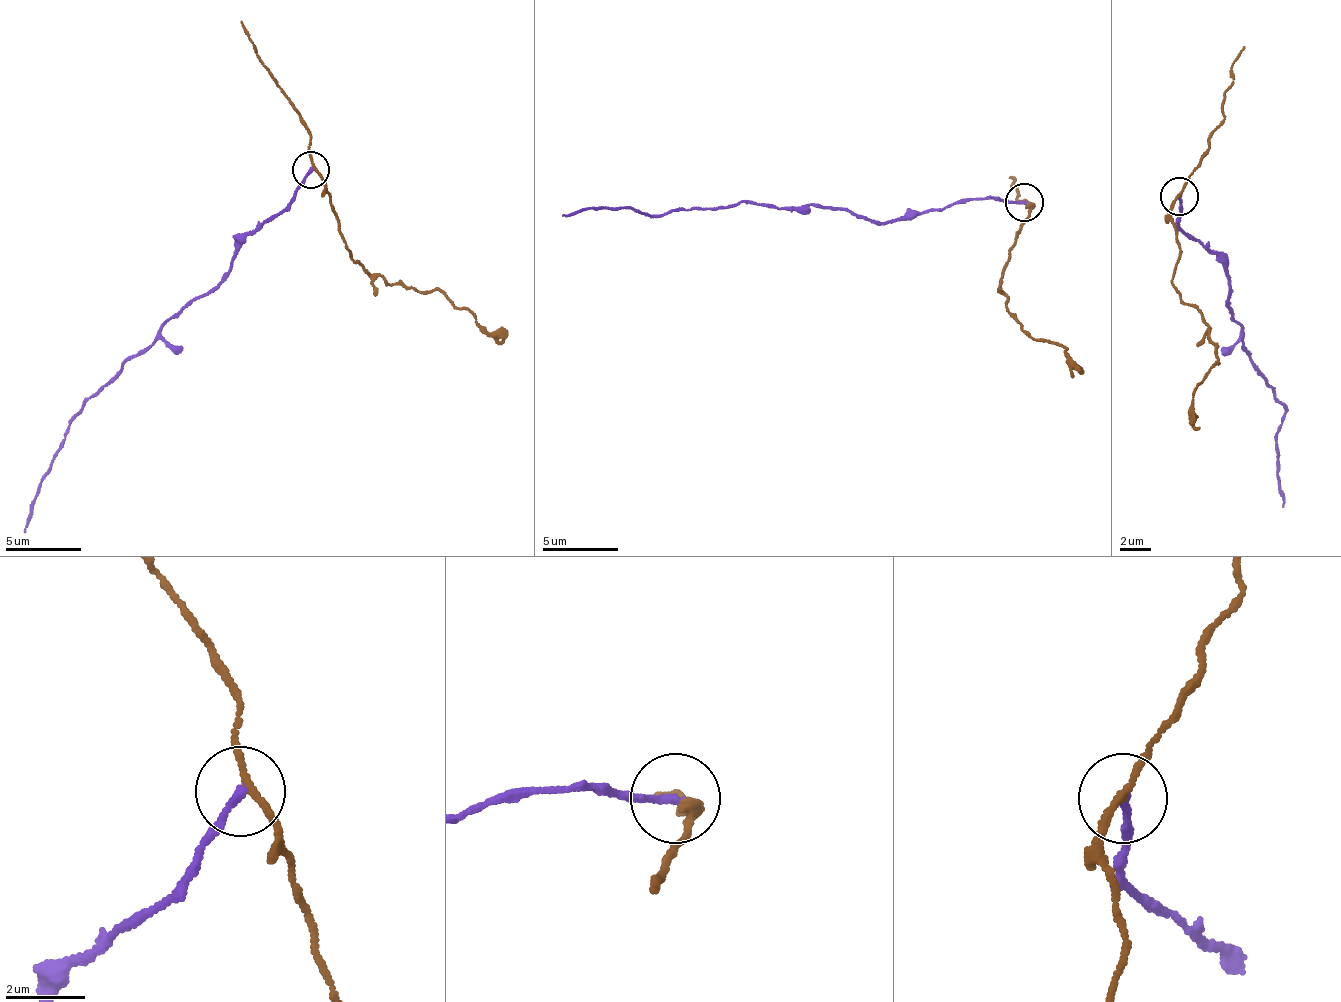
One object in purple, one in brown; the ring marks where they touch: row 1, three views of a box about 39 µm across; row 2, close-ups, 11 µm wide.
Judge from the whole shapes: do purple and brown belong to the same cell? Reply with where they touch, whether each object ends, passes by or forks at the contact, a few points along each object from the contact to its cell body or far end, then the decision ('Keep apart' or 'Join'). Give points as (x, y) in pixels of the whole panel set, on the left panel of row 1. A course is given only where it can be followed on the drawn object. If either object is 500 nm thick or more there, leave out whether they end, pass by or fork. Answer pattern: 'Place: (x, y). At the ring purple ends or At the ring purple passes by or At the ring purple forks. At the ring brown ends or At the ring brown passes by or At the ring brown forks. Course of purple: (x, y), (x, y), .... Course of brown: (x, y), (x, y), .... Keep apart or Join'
Place: (311, 169). At the ring purple ends. At the ring brown passes by. Course of purple: (310, 168), (288, 205), (244, 237), (226, 277), (194, 296), (80, 408), (53, 455), (26, 533). Course of brown: (310, 168), (327, 185), (345, 250), (362, 270), (393, 286), (435, 291), (467, 308), (480, 328), (505, 341). Keep apart

